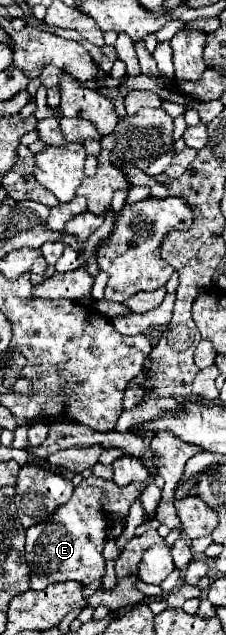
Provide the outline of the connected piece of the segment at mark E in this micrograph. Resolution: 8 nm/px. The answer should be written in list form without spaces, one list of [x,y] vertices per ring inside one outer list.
[[[90,476],[80,482],[72,498],[62,504],[54,516],[26,530],[26,562],[30,566],[30,588],[44,590],[48,584],[76,580],[88,586],[100,580],[106,572],[106,560],[102,558],[102,548],[106,544],[106,522],[110,516],[128,516],[132,502],[140,498],[146,484],[116,486],[112,480],[102,480]]]

